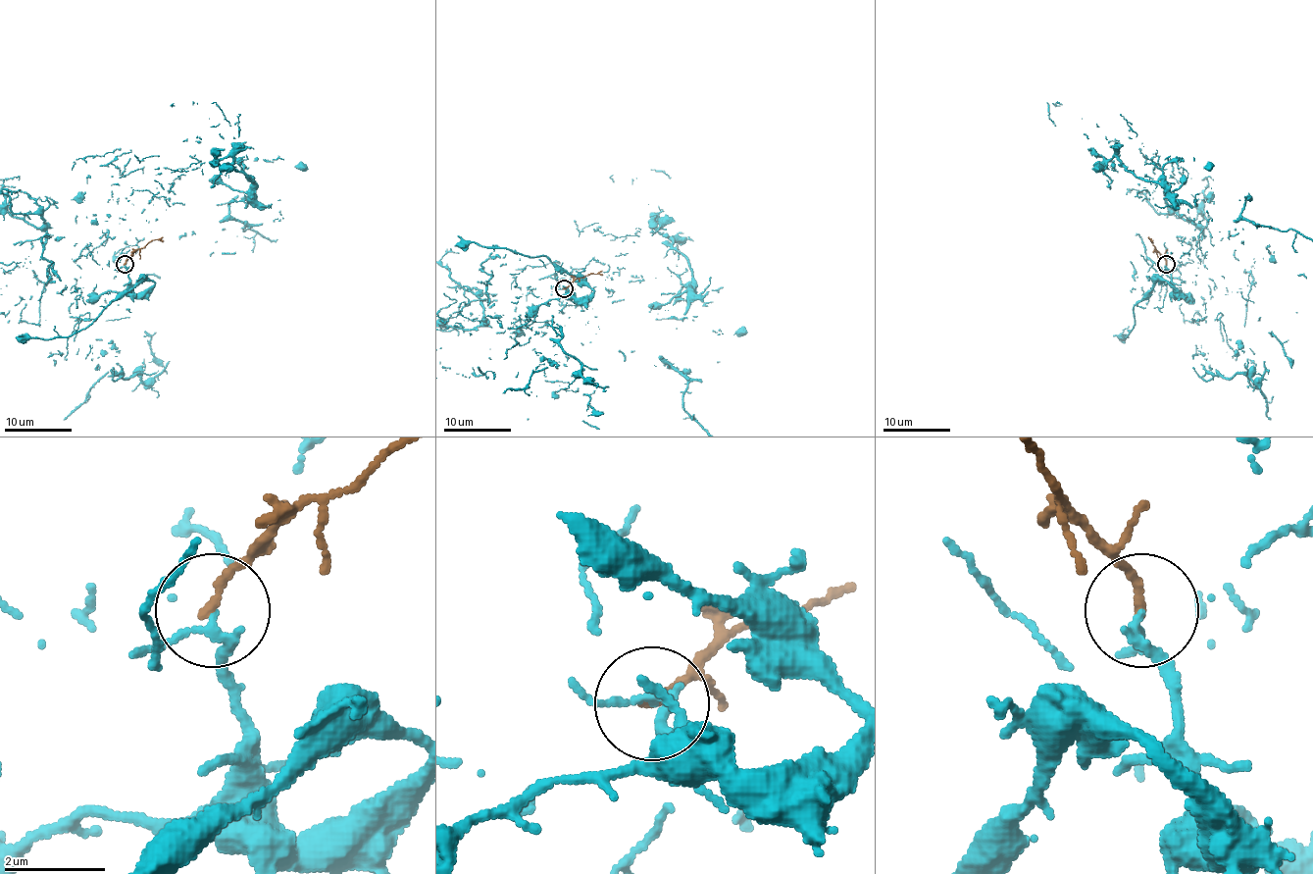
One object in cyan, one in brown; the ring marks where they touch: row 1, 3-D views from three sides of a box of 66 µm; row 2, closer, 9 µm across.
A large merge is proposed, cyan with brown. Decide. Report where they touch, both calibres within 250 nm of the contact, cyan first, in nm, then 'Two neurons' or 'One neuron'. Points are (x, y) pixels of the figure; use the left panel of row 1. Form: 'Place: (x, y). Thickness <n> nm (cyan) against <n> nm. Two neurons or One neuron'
Place: (125, 264). Thickness 160 nm (cyan) against 180 nm. Two neurons

